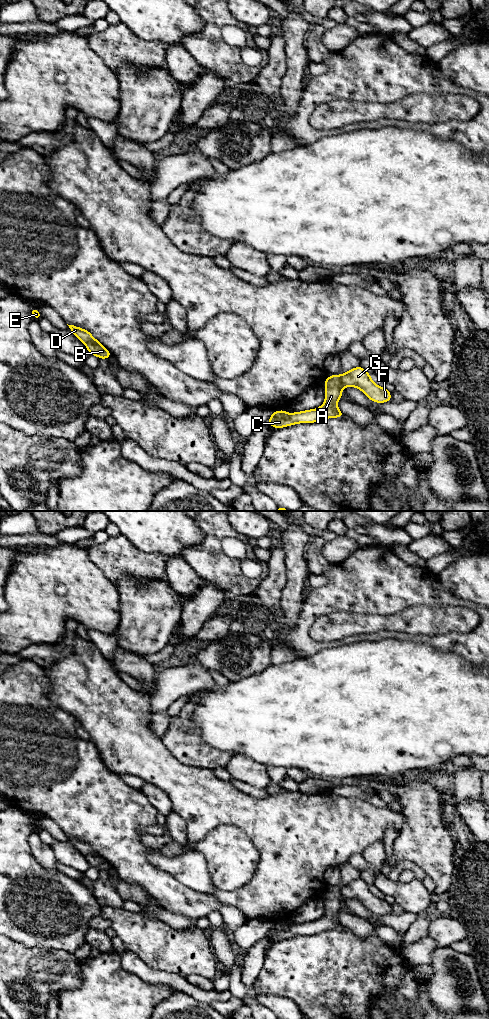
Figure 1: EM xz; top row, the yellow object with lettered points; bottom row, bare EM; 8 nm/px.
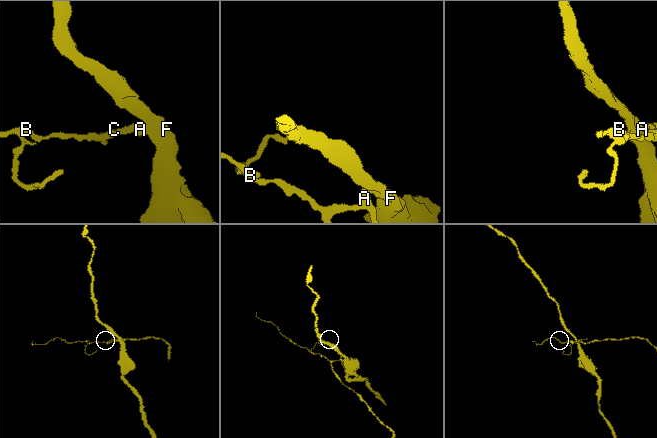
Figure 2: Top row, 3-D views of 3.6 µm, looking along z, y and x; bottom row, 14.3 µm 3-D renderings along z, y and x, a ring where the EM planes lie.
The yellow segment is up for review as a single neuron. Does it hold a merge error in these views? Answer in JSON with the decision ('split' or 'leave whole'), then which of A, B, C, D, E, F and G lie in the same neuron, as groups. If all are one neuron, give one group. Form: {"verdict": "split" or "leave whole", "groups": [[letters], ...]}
{"verdict": "split", "groups": [["A", "B", "C", "D", "E"], ["F", "G"]]}

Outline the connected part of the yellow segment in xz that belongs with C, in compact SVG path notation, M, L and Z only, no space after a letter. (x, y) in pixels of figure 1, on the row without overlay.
M330 887L325 892L324 898L325 914L322 918L302 924L295 923L293 926L288 926L287 923L281 921L279 924L275 922L267 936L270 936L276 941L297 935L314 935L327 930L342 930L345 926L337 918L338 912L343 908L340 887Z

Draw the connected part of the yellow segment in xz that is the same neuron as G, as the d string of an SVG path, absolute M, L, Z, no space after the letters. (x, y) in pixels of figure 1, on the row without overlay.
M361 878L340 887L340 895L342 899L357 899L373 914L391 913L391 904L376 897L369 885Z

